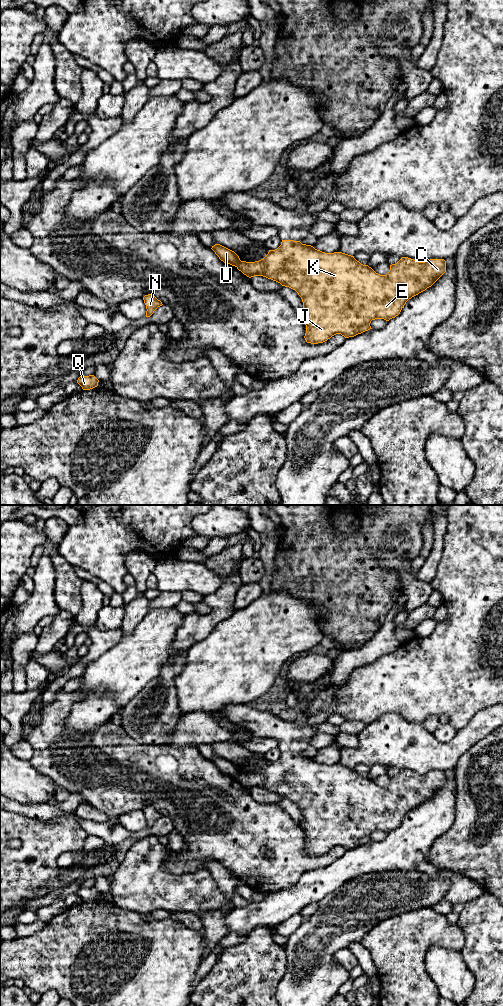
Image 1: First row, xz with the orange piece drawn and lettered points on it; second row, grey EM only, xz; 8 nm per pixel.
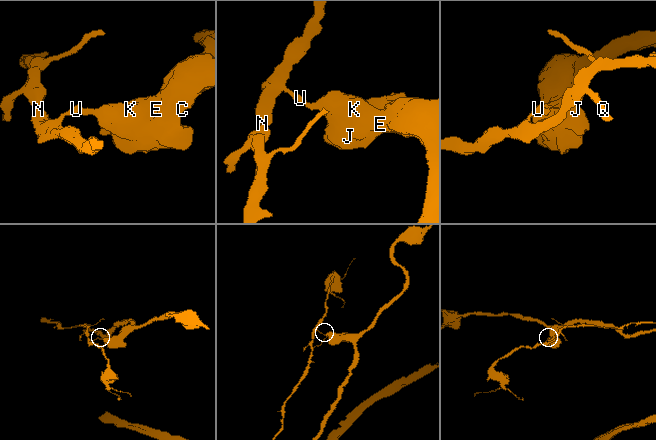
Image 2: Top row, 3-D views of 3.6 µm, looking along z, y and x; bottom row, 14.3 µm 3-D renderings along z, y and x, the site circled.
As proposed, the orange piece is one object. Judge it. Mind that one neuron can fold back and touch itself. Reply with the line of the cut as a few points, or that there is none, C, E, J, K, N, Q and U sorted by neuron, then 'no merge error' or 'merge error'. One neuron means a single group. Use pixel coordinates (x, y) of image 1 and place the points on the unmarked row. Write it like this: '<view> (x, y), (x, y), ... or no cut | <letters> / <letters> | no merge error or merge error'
xz (241, 773), (235, 778) | C E J K / N Q U | merge error

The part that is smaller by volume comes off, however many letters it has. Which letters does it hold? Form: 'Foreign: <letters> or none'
Foreign: N, Q, U

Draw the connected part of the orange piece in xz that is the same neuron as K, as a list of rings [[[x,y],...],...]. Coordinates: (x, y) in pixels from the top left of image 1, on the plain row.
[[[282,752],[281,757],[275,762],[269,762],[263,771],[255,774],[241,773],[236,779],[249,790],[263,788],[295,802],[303,814],[303,820],[299,825],[306,837],[304,850],[307,855],[318,856],[336,846],[349,850],[368,843],[372,841],[372,832],[389,833],[395,830],[409,811],[431,799],[446,784],[446,773],[430,771],[418,774],[402,769],[396,776],[390,777],[386,787],[380,787],[368,777],[361,776],[354,768],[342,764],[325,765],[300,753]]]

